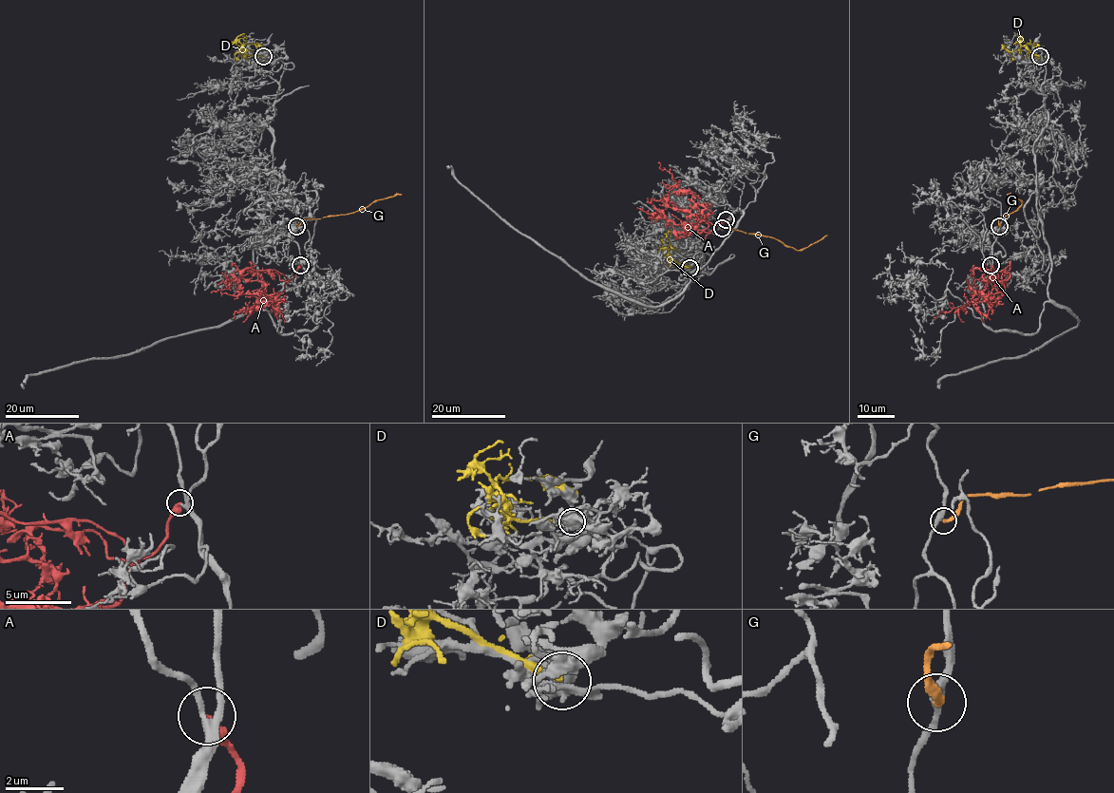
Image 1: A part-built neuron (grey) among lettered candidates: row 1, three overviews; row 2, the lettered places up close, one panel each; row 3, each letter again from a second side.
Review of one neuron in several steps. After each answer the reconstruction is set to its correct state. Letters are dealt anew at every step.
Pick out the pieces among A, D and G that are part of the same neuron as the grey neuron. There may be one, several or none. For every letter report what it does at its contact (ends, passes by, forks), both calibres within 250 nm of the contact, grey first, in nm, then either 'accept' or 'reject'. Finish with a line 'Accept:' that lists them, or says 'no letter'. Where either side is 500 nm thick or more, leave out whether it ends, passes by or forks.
A: it ends | 220/380 nm | accept
D: it ends | 240/190 nm | reject
G: it ends | 320/240 nm | reject
Accept: A

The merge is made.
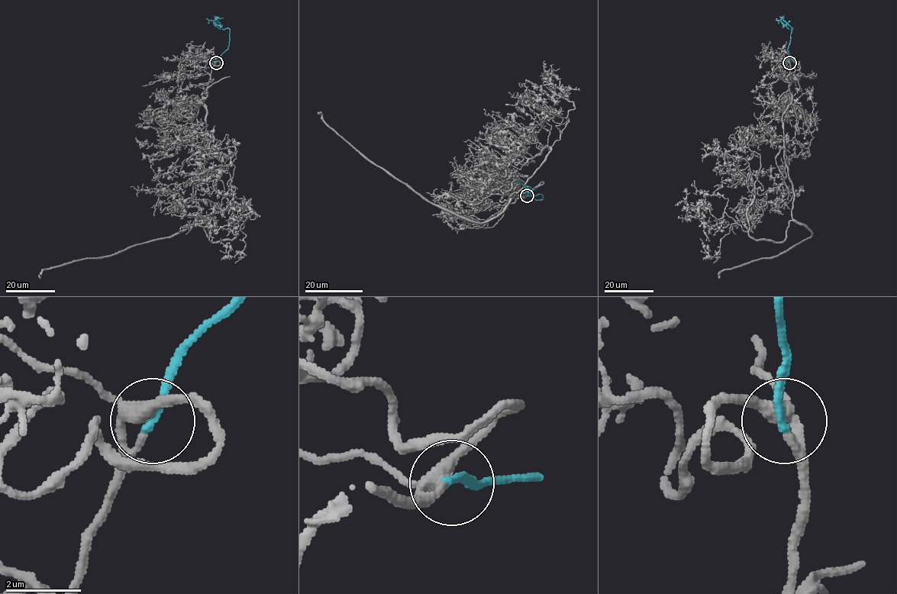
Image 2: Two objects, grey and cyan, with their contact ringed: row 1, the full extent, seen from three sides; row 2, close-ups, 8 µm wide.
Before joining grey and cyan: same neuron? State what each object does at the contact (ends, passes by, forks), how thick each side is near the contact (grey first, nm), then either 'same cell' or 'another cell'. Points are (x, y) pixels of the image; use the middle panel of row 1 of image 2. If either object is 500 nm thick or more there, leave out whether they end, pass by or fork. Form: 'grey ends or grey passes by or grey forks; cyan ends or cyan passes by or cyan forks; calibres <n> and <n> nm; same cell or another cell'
grey forks; cyan ends; calibres 320 and 200 nm; same cell

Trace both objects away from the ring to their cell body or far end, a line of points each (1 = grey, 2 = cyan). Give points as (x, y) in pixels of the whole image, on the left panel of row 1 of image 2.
1: (215, 62), (202, 95), (193, 195), (208, 237), (231, 240), (217, 140), (193, 133), (204, 127)
2: (215, 62), (229, 45), (229, 29), (223, 29), (214, 20), (214, 23), (221, 29)

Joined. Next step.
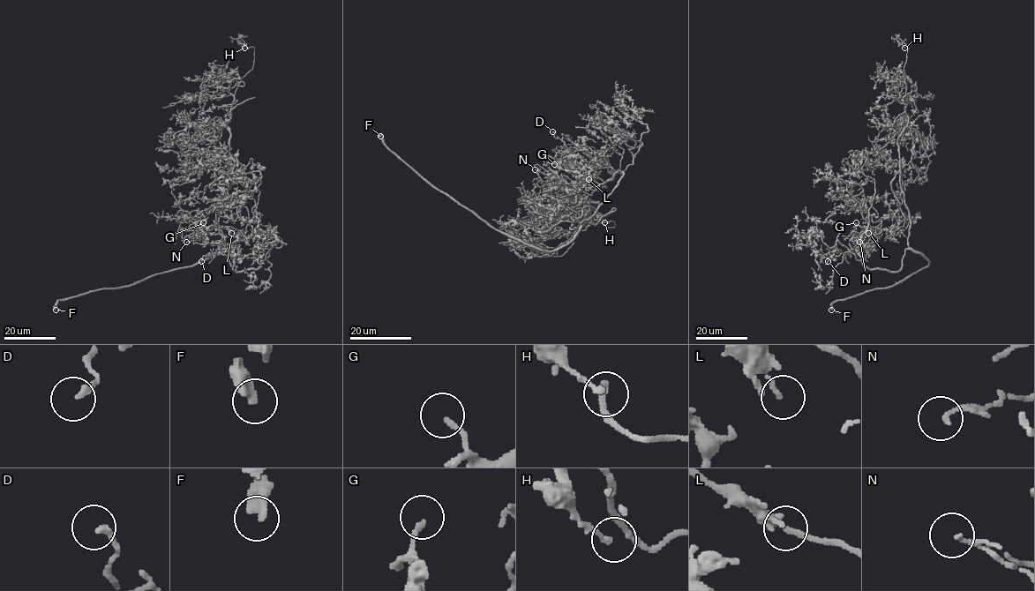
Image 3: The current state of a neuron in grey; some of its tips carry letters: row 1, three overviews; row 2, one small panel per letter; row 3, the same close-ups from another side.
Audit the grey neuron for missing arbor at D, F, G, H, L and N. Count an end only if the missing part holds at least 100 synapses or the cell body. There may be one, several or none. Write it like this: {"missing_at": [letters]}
{"missing_at": ["F"]}

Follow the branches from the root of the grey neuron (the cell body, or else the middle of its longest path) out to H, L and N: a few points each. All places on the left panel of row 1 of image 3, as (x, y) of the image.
H: (220, 204), (229, 153), (225, 116), (239, 82), (254, 64), (254, 48), (247, 48), (239, 38), (244, 48)
L: (220, 204), (215, 220), (230, 265), (257, 269), (251, 227), (242, 233), (228, 227), (231, 233)
N: (220, 204), (215, 220), (230, 265), (236, 271), (260, 265), (250, 224), (238, 235), (210, 227), (186, 242)

